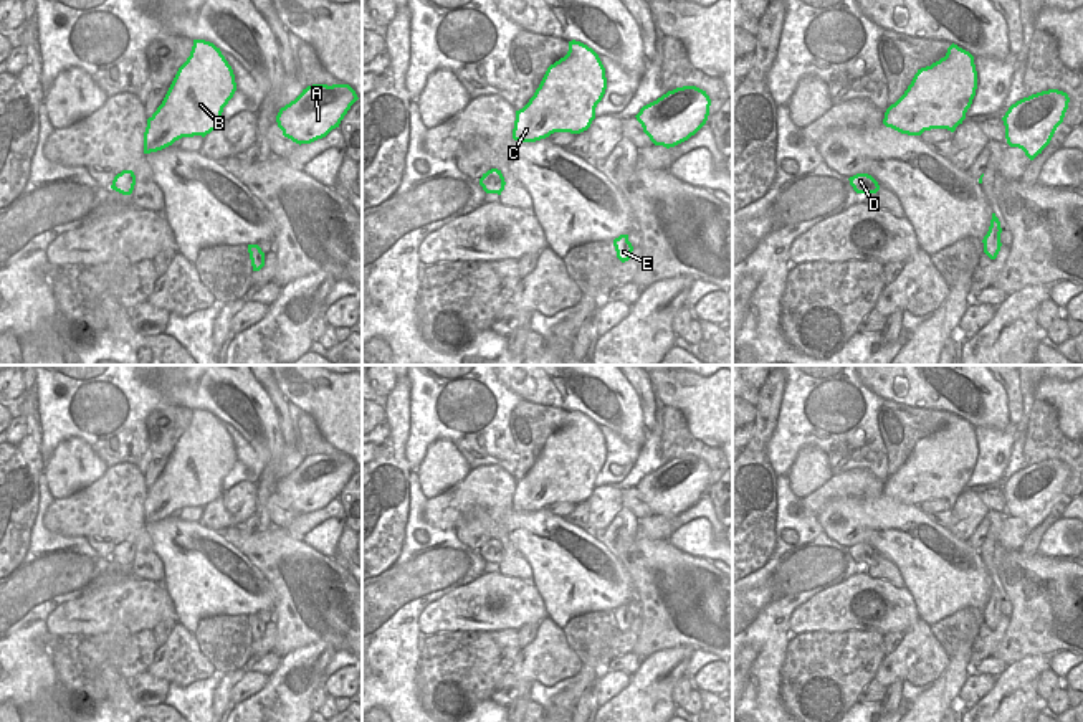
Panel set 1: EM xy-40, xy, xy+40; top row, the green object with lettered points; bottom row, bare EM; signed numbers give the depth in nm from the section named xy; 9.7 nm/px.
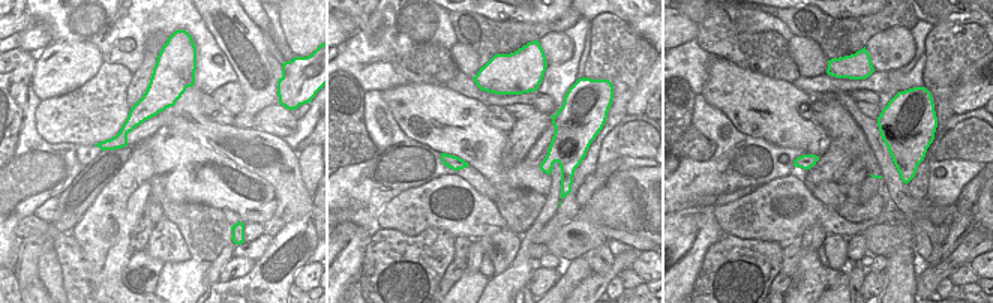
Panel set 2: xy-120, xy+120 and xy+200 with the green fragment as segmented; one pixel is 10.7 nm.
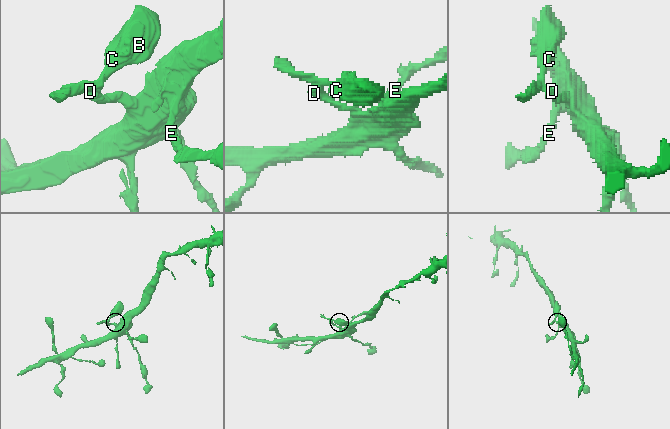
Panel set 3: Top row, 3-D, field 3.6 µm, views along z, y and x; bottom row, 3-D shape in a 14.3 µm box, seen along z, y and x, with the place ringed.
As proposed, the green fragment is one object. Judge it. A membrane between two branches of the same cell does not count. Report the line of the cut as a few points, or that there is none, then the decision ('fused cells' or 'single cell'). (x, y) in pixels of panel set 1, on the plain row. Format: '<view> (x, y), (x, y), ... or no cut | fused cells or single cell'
xy+40 (877, 554), (857, 562) | fused cells

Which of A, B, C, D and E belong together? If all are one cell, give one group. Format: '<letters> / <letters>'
A E / B C D

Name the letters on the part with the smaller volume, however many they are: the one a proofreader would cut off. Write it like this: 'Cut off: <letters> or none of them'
Cut off: B, C, D

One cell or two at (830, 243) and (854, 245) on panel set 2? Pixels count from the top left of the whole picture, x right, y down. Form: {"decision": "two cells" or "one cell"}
{"decision": "two cells"}

